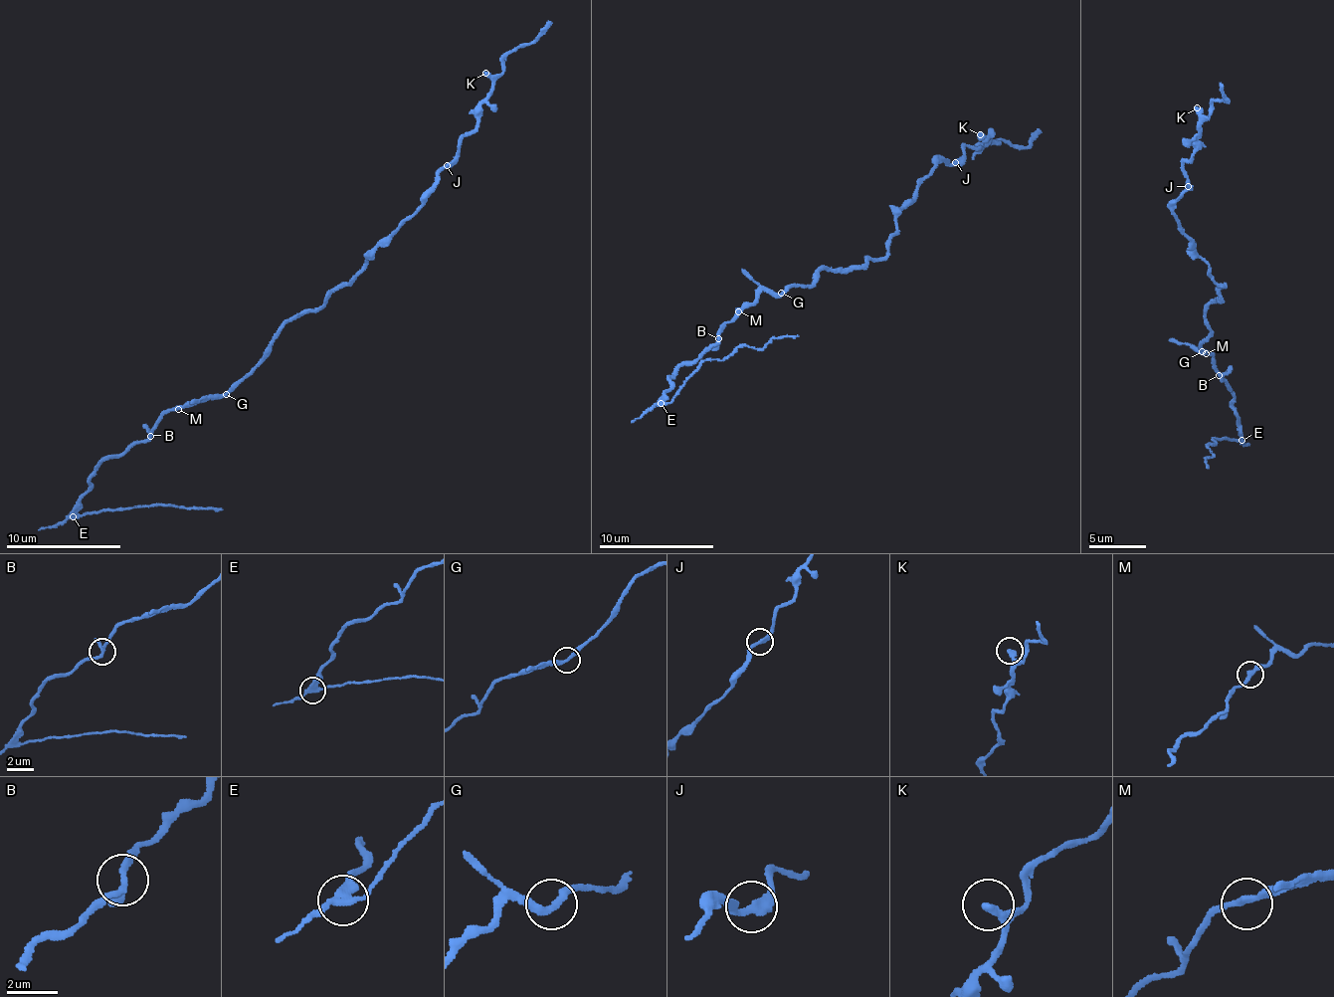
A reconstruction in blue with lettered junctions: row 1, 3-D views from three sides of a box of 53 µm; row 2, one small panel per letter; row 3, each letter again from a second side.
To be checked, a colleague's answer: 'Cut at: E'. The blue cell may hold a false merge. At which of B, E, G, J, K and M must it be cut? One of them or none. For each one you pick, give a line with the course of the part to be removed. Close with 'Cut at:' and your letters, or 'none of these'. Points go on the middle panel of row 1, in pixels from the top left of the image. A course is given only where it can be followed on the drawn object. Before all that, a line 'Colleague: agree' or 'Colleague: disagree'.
Colleague: agree
E: Course of the part to remove: (662, 402), (670, 402), (707, 359), (724, 361), (746, 344), (760, 347), (798, 335)
Cut at: E

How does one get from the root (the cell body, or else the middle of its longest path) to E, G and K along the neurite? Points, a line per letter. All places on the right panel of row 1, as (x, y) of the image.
E: (1208, 308), (1209, 337), (1201, 339), (1201, 351), (1195, 350), (1212, 355), (1216, 373), (1234, 395), (1240, 440)
G: (1208, 308), (1206, 326), (1210, 330), (1209, 337), (1201, 342), (1202, 351)
K: (1208, 308), (1224, 287), (1172, 212), (1188, 184), (1184, 165), (1193, 154), (1197, 107)

